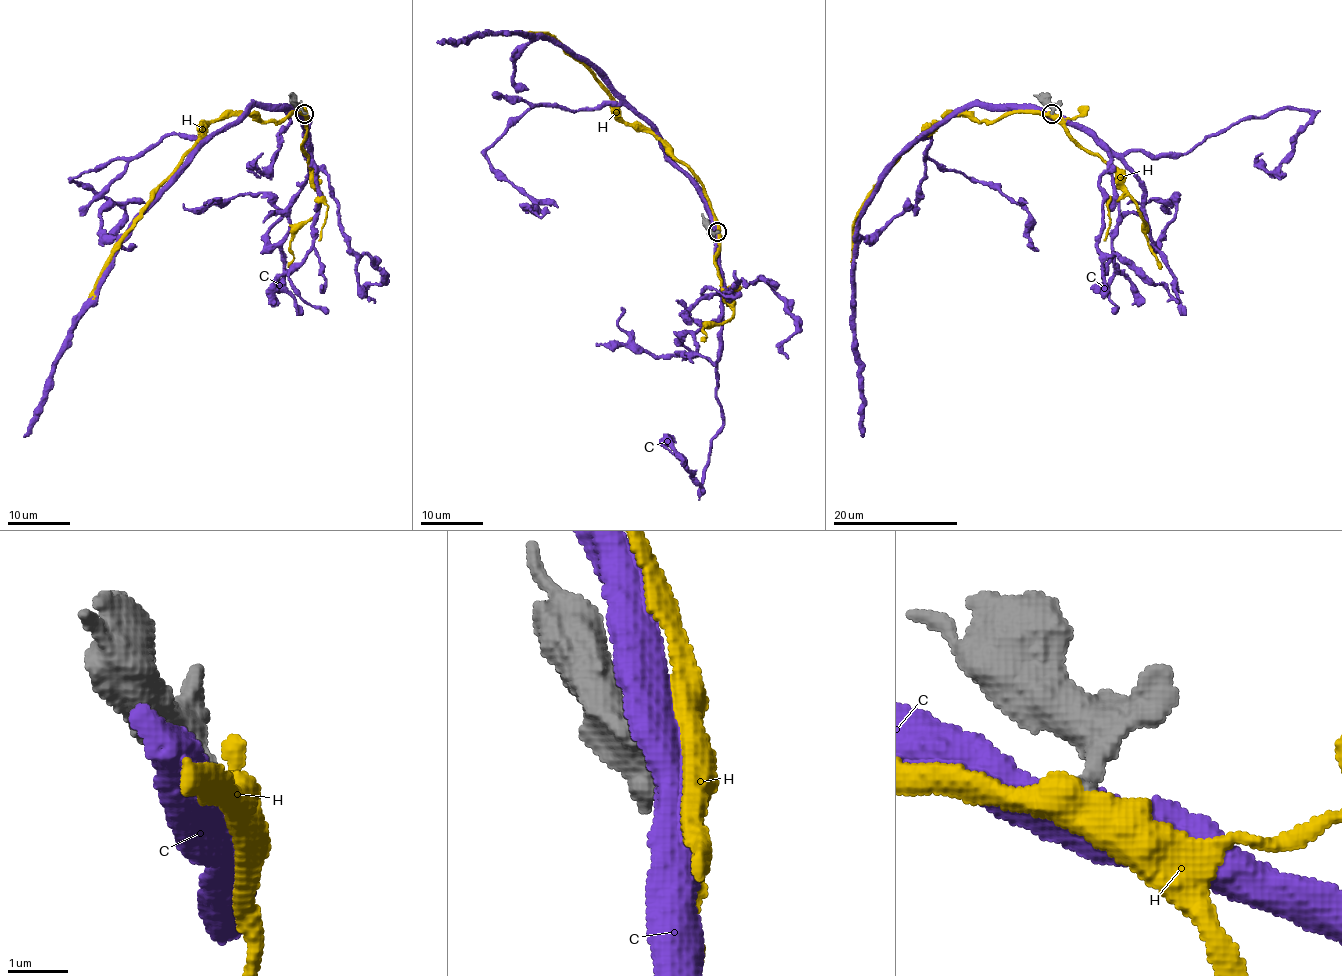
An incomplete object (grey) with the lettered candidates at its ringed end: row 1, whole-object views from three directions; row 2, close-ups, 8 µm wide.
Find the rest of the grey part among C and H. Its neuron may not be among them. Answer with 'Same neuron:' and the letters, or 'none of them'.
Same neuron: H

